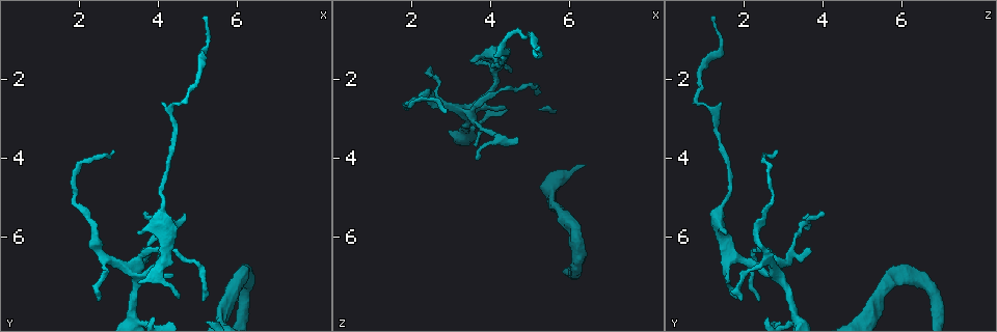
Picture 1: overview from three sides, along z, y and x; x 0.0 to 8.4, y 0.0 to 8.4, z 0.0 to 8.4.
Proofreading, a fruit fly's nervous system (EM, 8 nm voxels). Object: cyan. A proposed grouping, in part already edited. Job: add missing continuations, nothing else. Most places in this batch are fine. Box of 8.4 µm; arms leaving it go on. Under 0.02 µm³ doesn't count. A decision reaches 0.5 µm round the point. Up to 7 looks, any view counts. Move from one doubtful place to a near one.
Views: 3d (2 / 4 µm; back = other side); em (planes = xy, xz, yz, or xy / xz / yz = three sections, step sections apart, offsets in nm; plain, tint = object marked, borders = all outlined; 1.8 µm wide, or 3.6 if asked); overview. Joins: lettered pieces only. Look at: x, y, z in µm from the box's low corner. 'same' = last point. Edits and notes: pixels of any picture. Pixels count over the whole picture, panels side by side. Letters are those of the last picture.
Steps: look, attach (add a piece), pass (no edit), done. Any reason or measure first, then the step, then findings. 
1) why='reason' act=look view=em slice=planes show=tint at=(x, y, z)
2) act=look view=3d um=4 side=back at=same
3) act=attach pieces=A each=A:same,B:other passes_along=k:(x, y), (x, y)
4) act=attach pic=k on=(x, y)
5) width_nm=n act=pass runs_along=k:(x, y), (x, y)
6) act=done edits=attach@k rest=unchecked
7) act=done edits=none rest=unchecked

why='four or more arms meet' act=look view=3d um=2 at=(3.45, 6.95, 2.90)

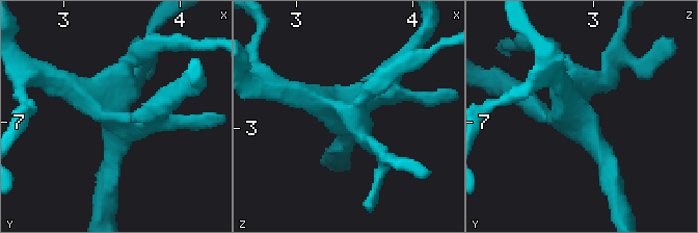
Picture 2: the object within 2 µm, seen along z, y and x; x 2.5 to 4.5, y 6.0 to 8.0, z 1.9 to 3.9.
act=look view=em slice=xz step=16 show=borders at=(3.50, 6.98, 2.86)

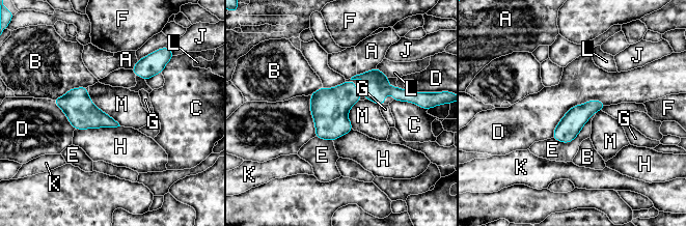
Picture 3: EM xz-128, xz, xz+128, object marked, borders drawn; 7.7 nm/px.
why='cut it another way' act=look view=em slice=yz step=4 show=borders at=same

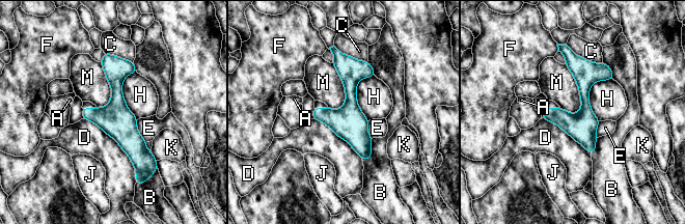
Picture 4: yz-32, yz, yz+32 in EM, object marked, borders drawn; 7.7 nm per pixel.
act=pass each=A:other,B:other,C:other,D:other,E:other,F:other,H:other,J:other,K:other,M:other runs_along=4:(106, 56), (116, 120), (152, 163) found='no lettered piece goes on from it'

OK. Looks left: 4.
why='an open end' act=look view=em slice=xz step=8 show=borders at=(3.45, 5.85, 1.55)

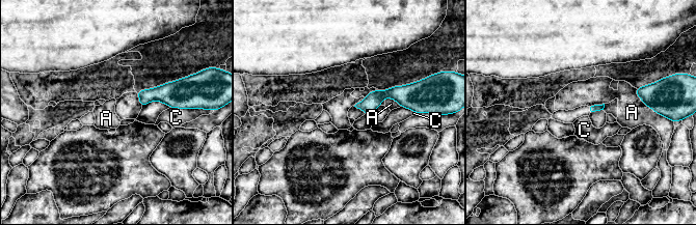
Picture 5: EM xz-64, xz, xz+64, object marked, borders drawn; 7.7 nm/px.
why='another direction' act=look view=em slice=planes show=borders at=same

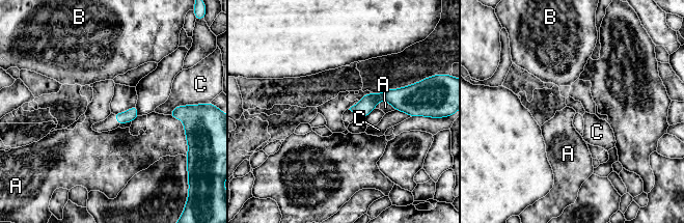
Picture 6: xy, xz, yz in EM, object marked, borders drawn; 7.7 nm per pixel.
act=pass each=A:other,B:other,C:other runs_along=6:(406, 107), (378, 96), (354, 109) found='no lettered piece goes on from it'

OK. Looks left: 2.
why='branch stops here' act=look view=em slice=xy step=4 show=plain at=(5.15, 7.65, 2.40)

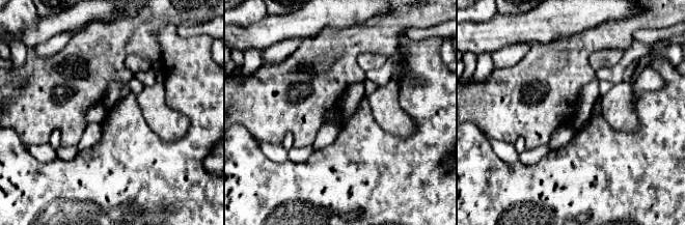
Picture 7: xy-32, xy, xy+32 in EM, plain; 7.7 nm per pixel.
act=look view=em slice=xy step=4 show=borders at=same

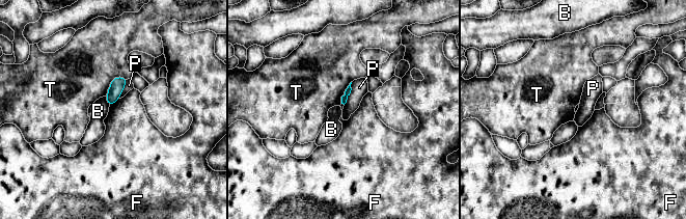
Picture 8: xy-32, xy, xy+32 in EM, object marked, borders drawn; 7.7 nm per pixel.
act=pass each=B:other,F:other,P:other,T:other border=8:(352, 82), (350, 94), (344, 104) found='none of them fits'

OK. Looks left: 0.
act=done edits=none rest=unchecked

